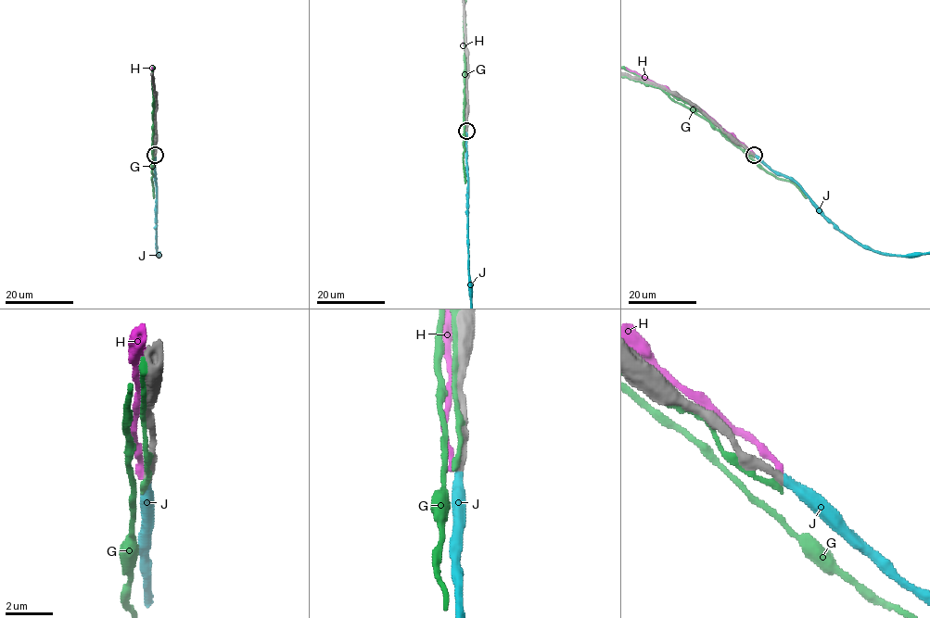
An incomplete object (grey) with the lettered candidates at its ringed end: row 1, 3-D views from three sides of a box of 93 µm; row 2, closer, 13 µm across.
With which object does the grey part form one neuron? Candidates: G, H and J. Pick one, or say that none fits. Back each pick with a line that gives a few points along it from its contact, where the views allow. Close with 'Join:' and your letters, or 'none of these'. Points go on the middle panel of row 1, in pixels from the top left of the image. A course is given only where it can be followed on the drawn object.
Join: J

